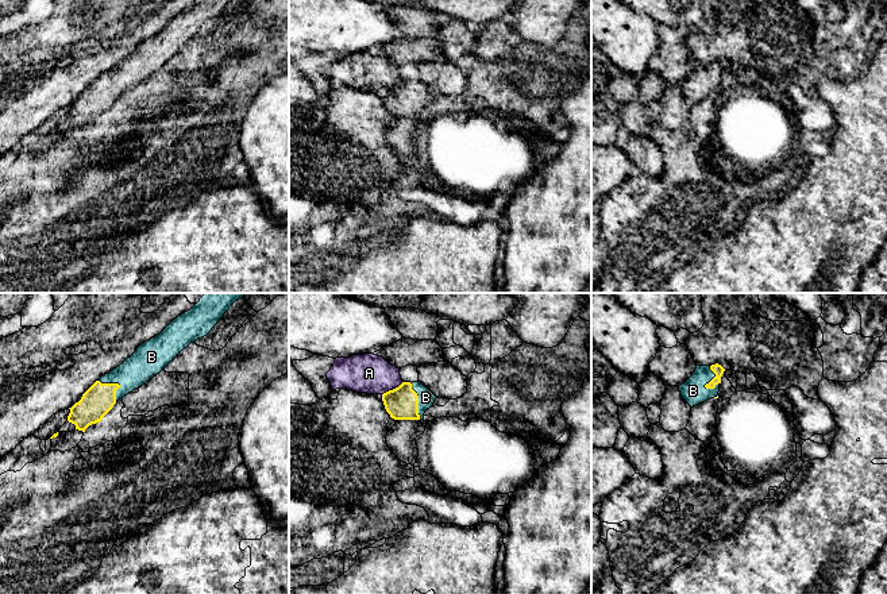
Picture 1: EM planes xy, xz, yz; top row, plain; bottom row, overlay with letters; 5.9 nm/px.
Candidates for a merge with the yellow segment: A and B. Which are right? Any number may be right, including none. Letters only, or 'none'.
B

